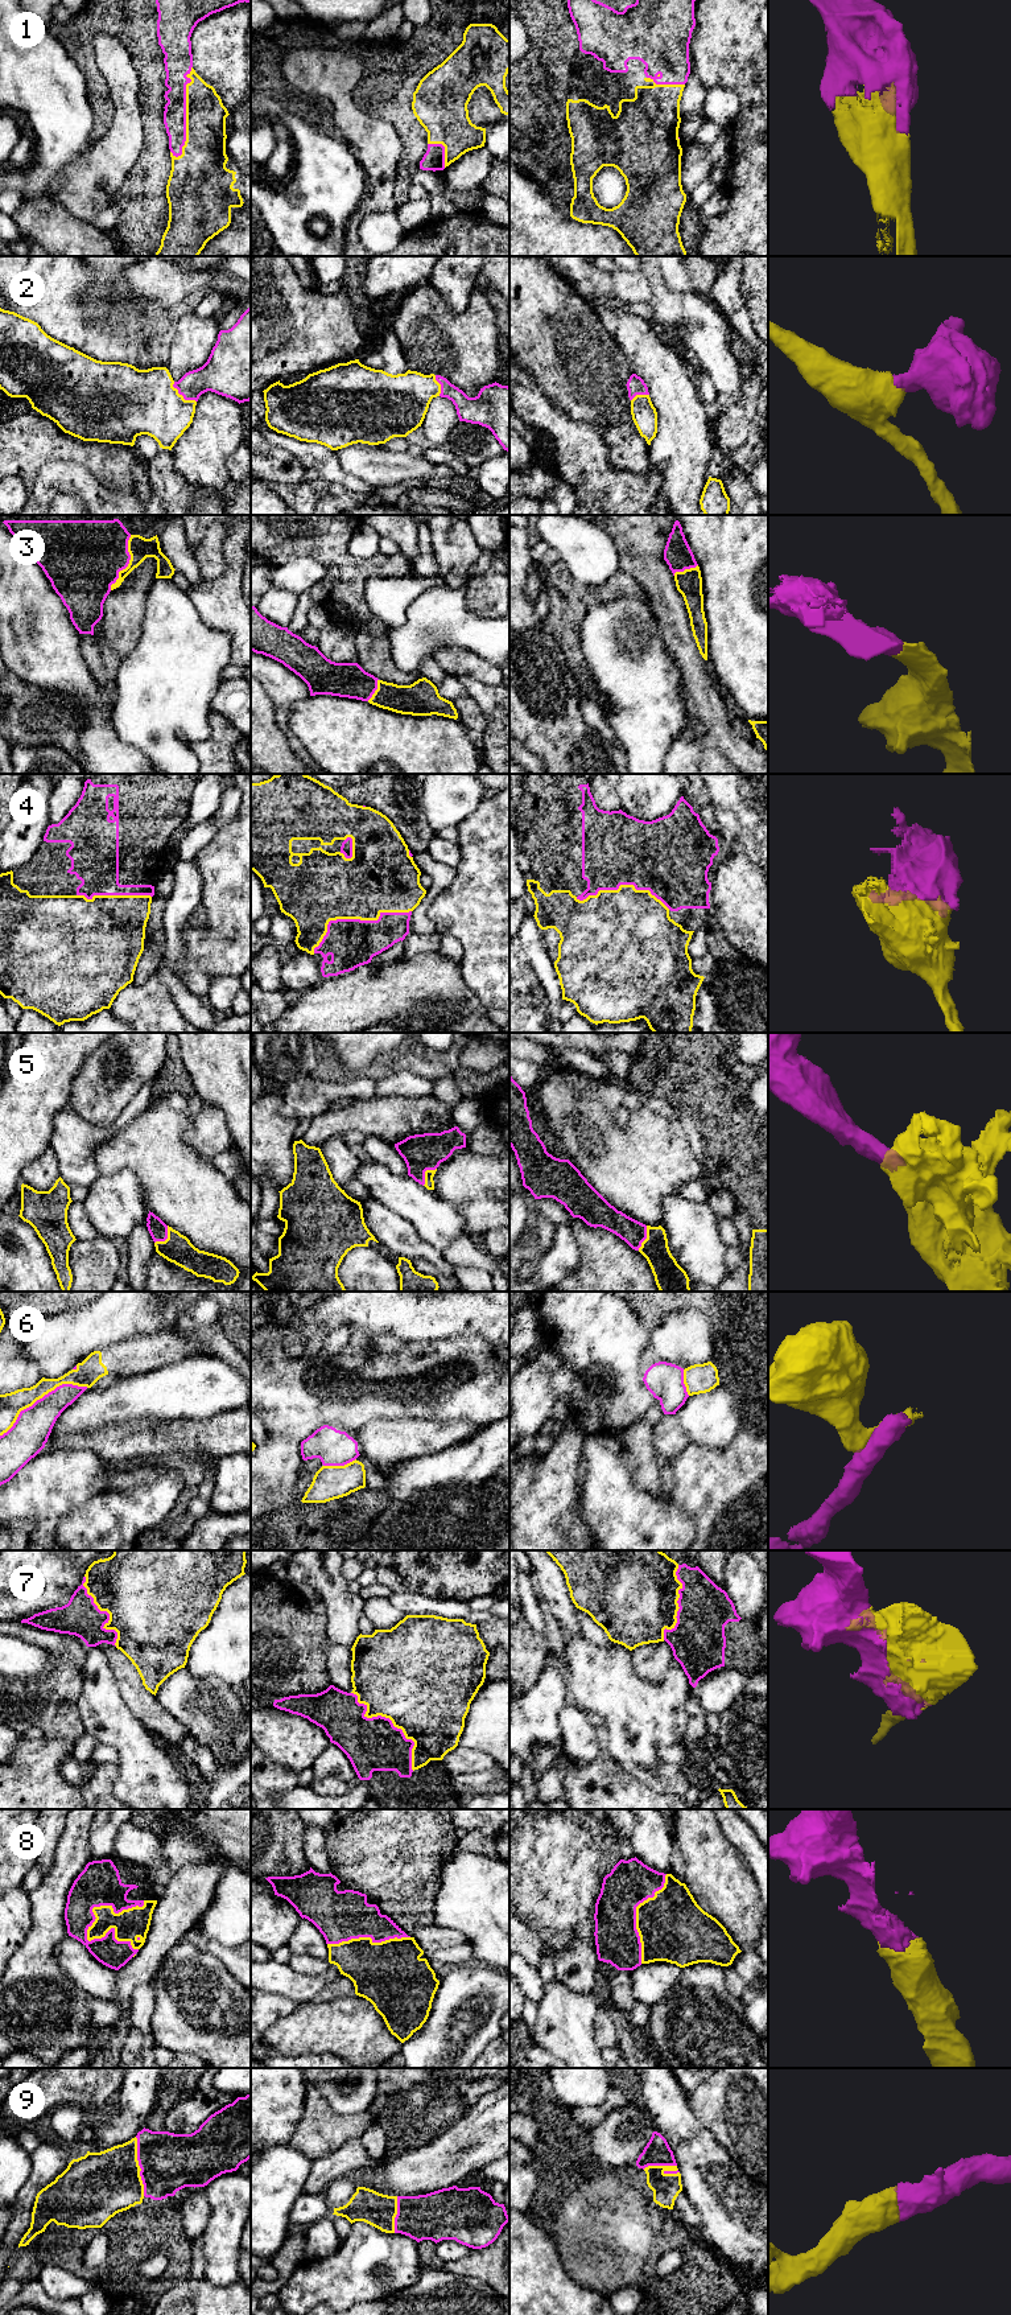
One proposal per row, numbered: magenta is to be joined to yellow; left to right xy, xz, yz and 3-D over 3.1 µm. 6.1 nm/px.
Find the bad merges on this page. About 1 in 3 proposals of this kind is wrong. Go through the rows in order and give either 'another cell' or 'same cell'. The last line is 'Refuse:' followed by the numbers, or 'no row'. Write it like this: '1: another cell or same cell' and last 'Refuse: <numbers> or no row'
1: same cell
2: same cell
3: same cell
4: same cell
5: same cell
6: another cell
7: another cell
8: same cell
9: same cell
Refuse: 6, 7

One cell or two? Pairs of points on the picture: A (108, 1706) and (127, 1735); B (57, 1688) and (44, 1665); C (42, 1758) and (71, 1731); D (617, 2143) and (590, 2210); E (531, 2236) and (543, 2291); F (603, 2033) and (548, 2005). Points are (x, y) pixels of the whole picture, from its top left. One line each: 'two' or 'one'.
A: one
B: two
C: two
D: two
E: one
F: two

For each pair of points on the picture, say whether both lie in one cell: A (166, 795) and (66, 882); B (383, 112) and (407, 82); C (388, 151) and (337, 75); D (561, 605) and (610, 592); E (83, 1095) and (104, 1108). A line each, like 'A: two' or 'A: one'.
A: one
B: one
C: one
D: one
E: one

